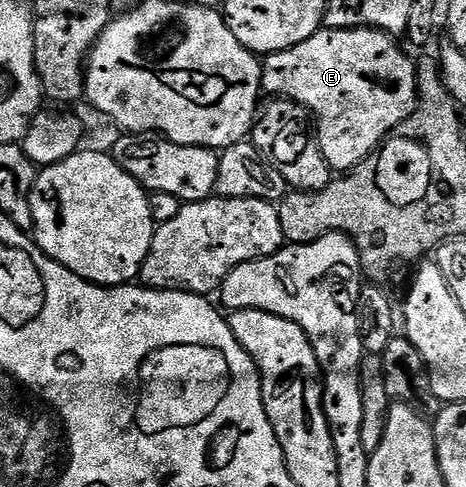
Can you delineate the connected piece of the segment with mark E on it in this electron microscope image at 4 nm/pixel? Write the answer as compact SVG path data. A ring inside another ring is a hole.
M320 28L315 35L311 35L311 39L307 39L303 43L299 43L290 49L284 49L278 53L270 53L264 58L261 67L261 87L266 94L272 95L277 99L294 101L305 106L306 110L311 114L312 124L315 126L315 136L317 146L323 155L323 159L327 159L329 168L334 171L348 171L361 162L364 157L368 157L386 137L390 136L410 115L419 104L419 94L417 91L417 66L414 58L409 58L403 50L397 46L398 38L392 33L384 33L382 29L327 29Z

